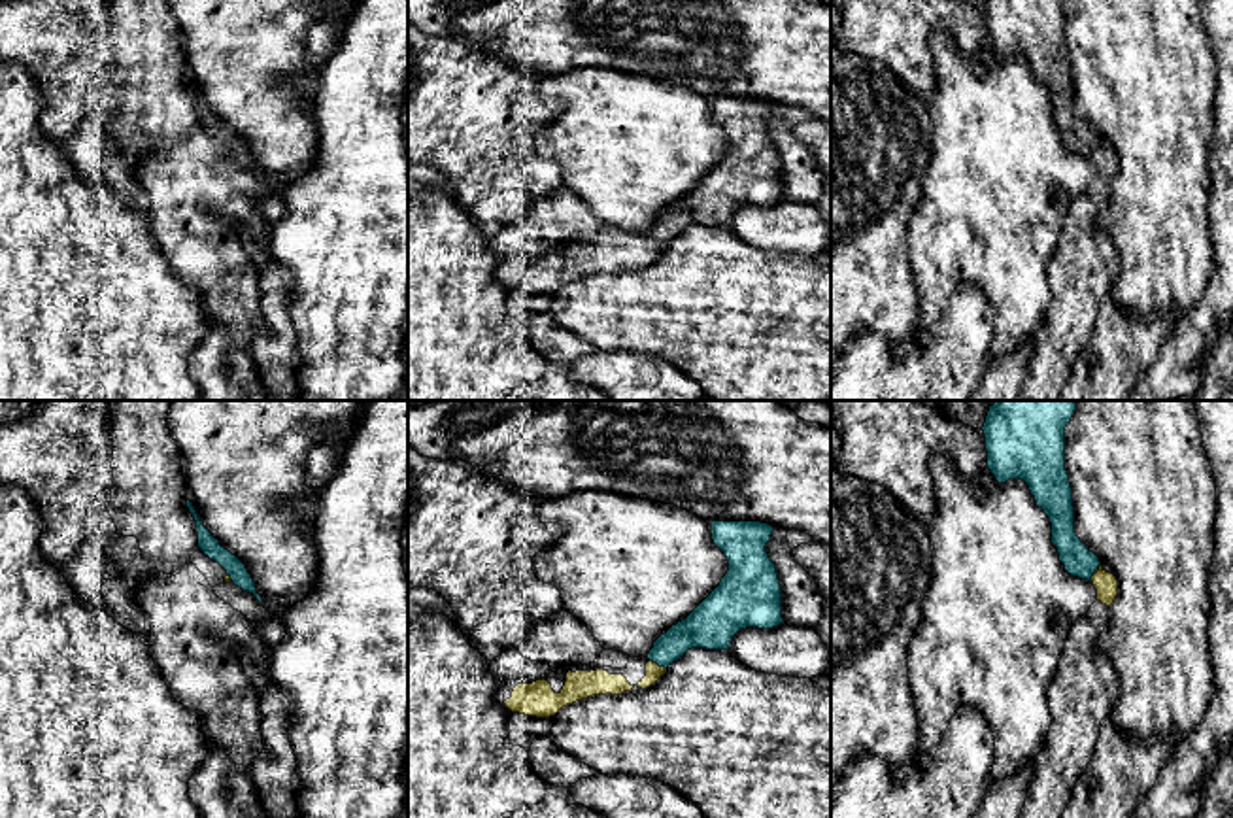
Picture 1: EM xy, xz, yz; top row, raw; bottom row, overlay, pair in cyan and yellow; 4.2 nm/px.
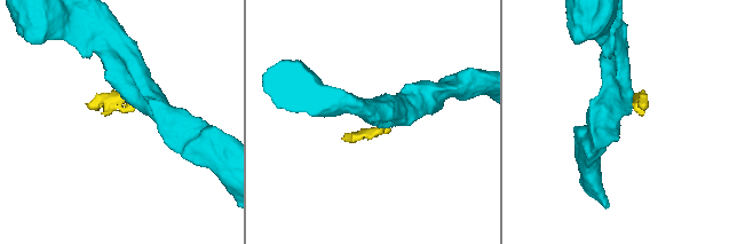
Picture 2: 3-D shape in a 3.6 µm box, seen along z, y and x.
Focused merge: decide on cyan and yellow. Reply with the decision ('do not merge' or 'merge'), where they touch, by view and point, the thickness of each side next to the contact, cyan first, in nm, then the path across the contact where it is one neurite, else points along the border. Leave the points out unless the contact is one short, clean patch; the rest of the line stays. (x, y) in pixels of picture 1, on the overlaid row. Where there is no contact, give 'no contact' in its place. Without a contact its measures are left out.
do not merge; meets cyan in xz at (658, 664); 170 nm thick on the cyan side, 70 nm on the other; border along xz (650, 660), (665, 667)

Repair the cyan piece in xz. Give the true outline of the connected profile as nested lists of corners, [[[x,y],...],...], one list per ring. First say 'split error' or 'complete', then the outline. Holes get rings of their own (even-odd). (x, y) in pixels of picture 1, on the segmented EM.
complete | [[[712,521],[712,540],[725,554],[729,571],[719,586],[682,622],[661,635],[648,654],[659,667],[668,667],[691,648],[729,650],[733,637],[746,627],[772,629],[782,618],[782,589],[776,565],[765,552],[774,527],[761,521]]]

